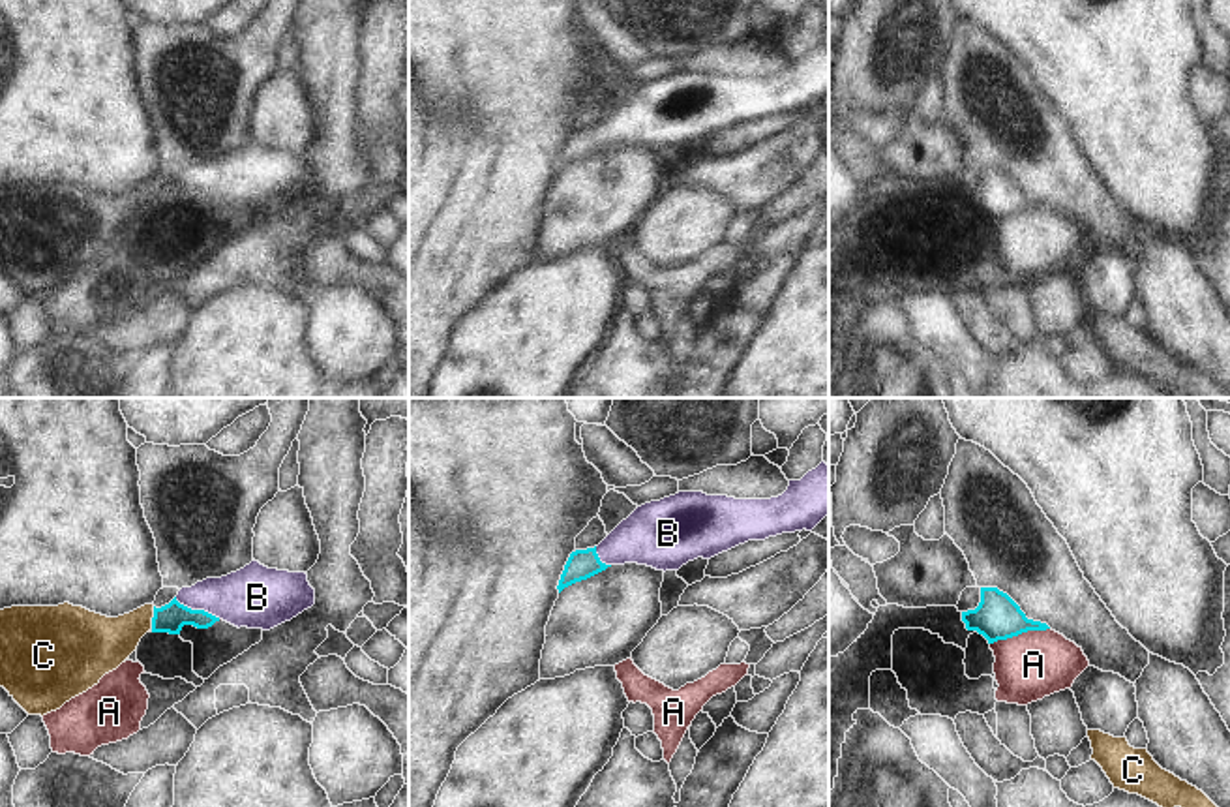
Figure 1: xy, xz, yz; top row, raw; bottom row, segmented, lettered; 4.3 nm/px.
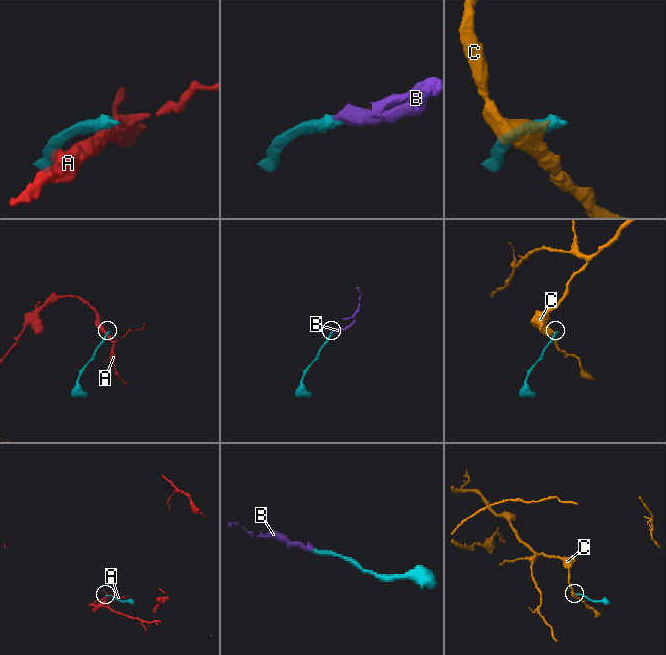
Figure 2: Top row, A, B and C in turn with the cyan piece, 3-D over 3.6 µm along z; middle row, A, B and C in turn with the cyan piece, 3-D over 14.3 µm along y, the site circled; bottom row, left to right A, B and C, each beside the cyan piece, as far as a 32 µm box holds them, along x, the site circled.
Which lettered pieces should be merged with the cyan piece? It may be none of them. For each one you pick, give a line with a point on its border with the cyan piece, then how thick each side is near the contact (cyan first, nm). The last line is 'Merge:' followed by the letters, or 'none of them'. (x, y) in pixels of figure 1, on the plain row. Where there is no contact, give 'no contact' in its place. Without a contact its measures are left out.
B: xy (197, 190) | 120/260 nm
Merge: B

